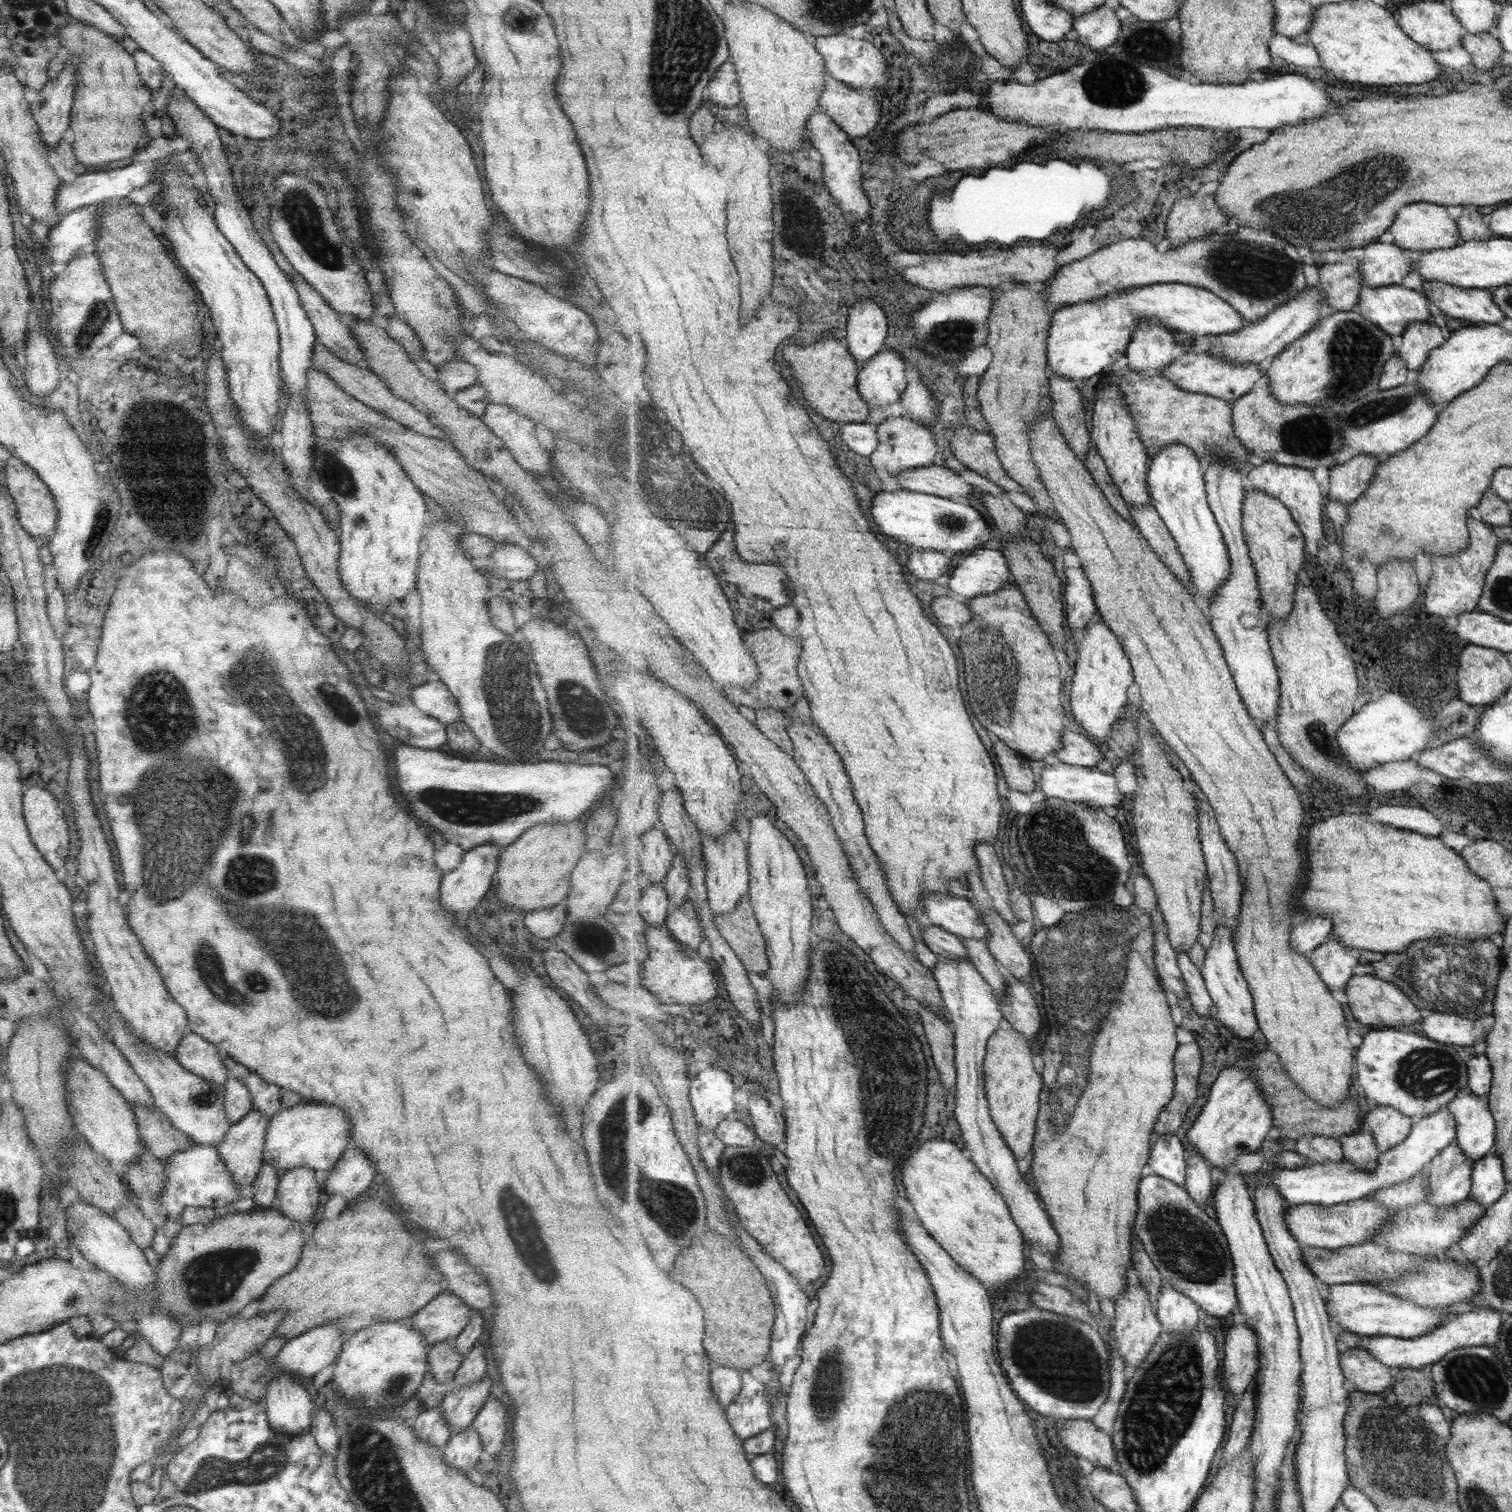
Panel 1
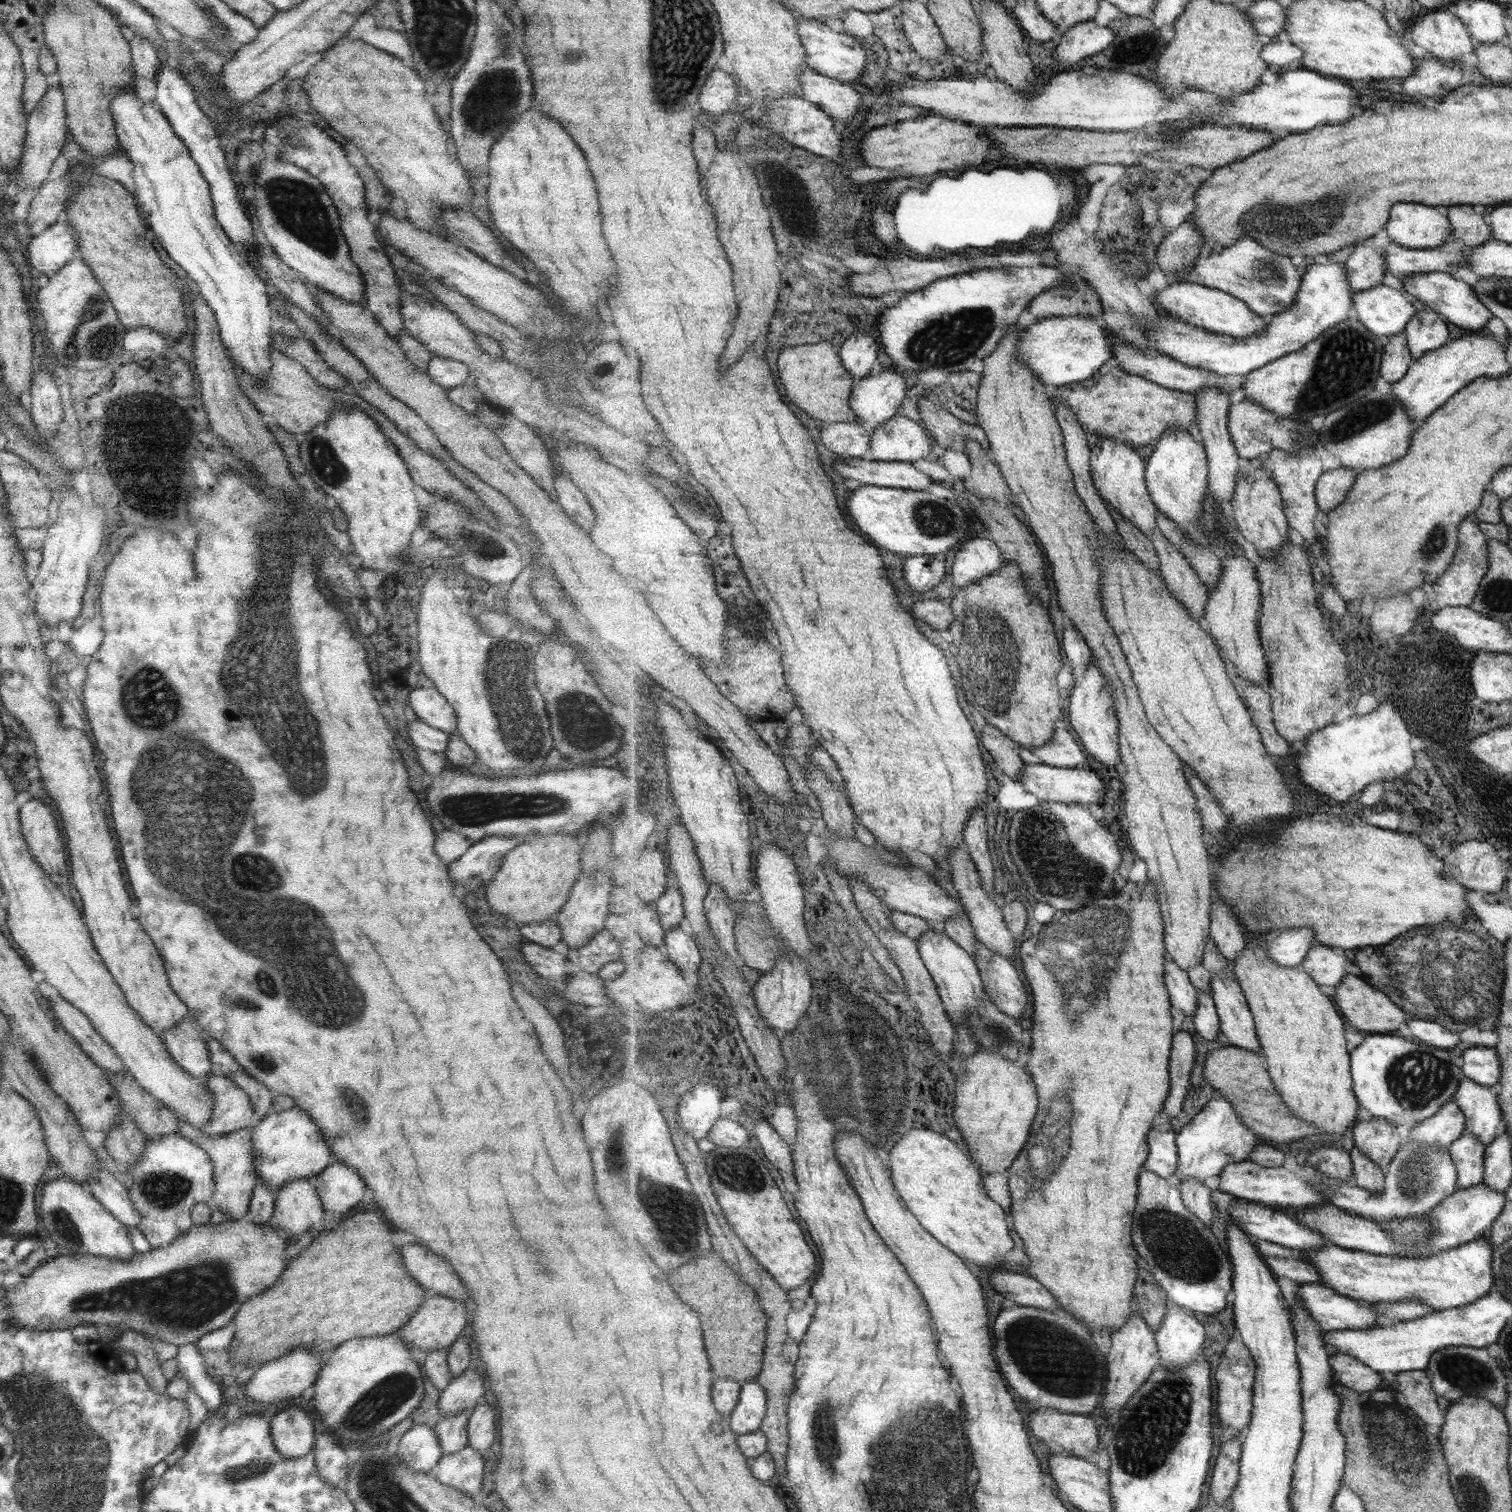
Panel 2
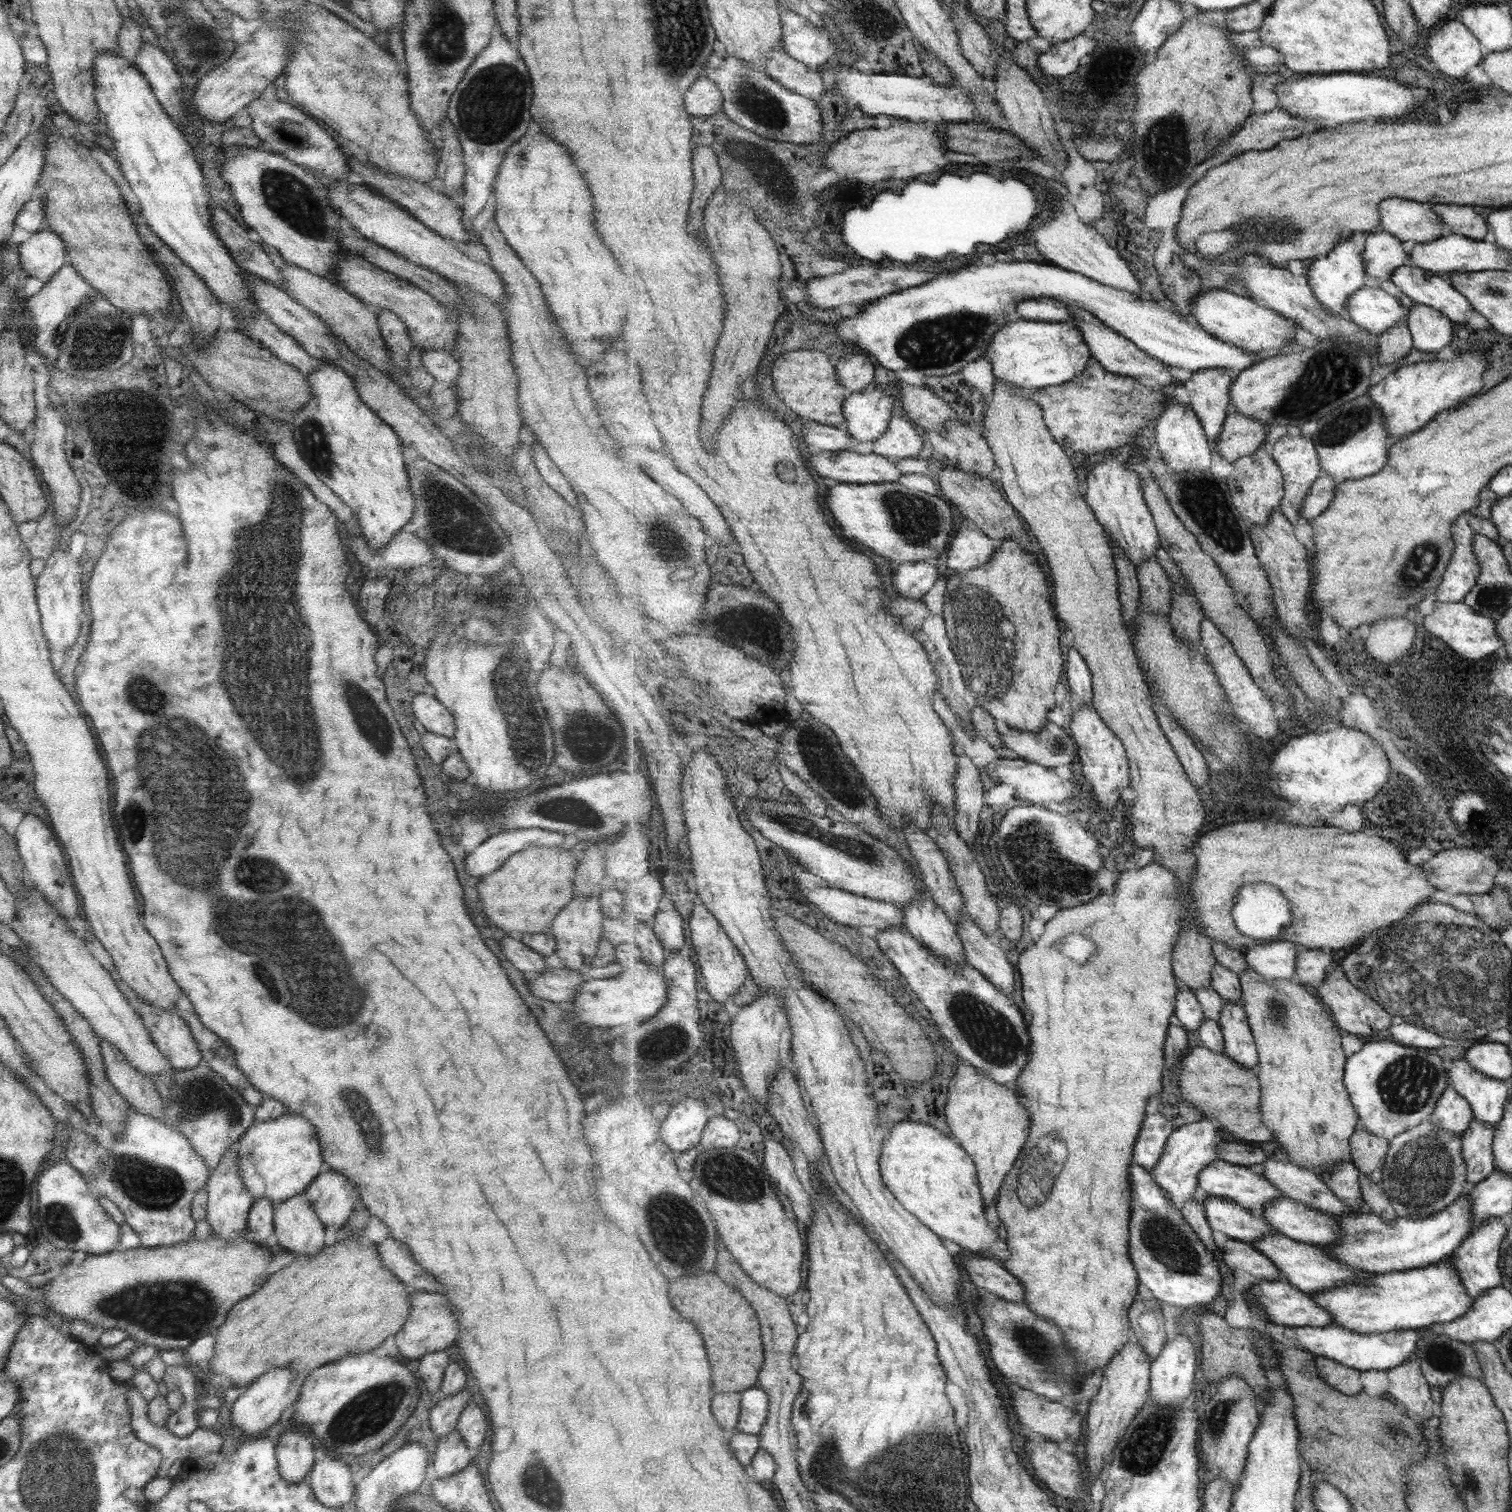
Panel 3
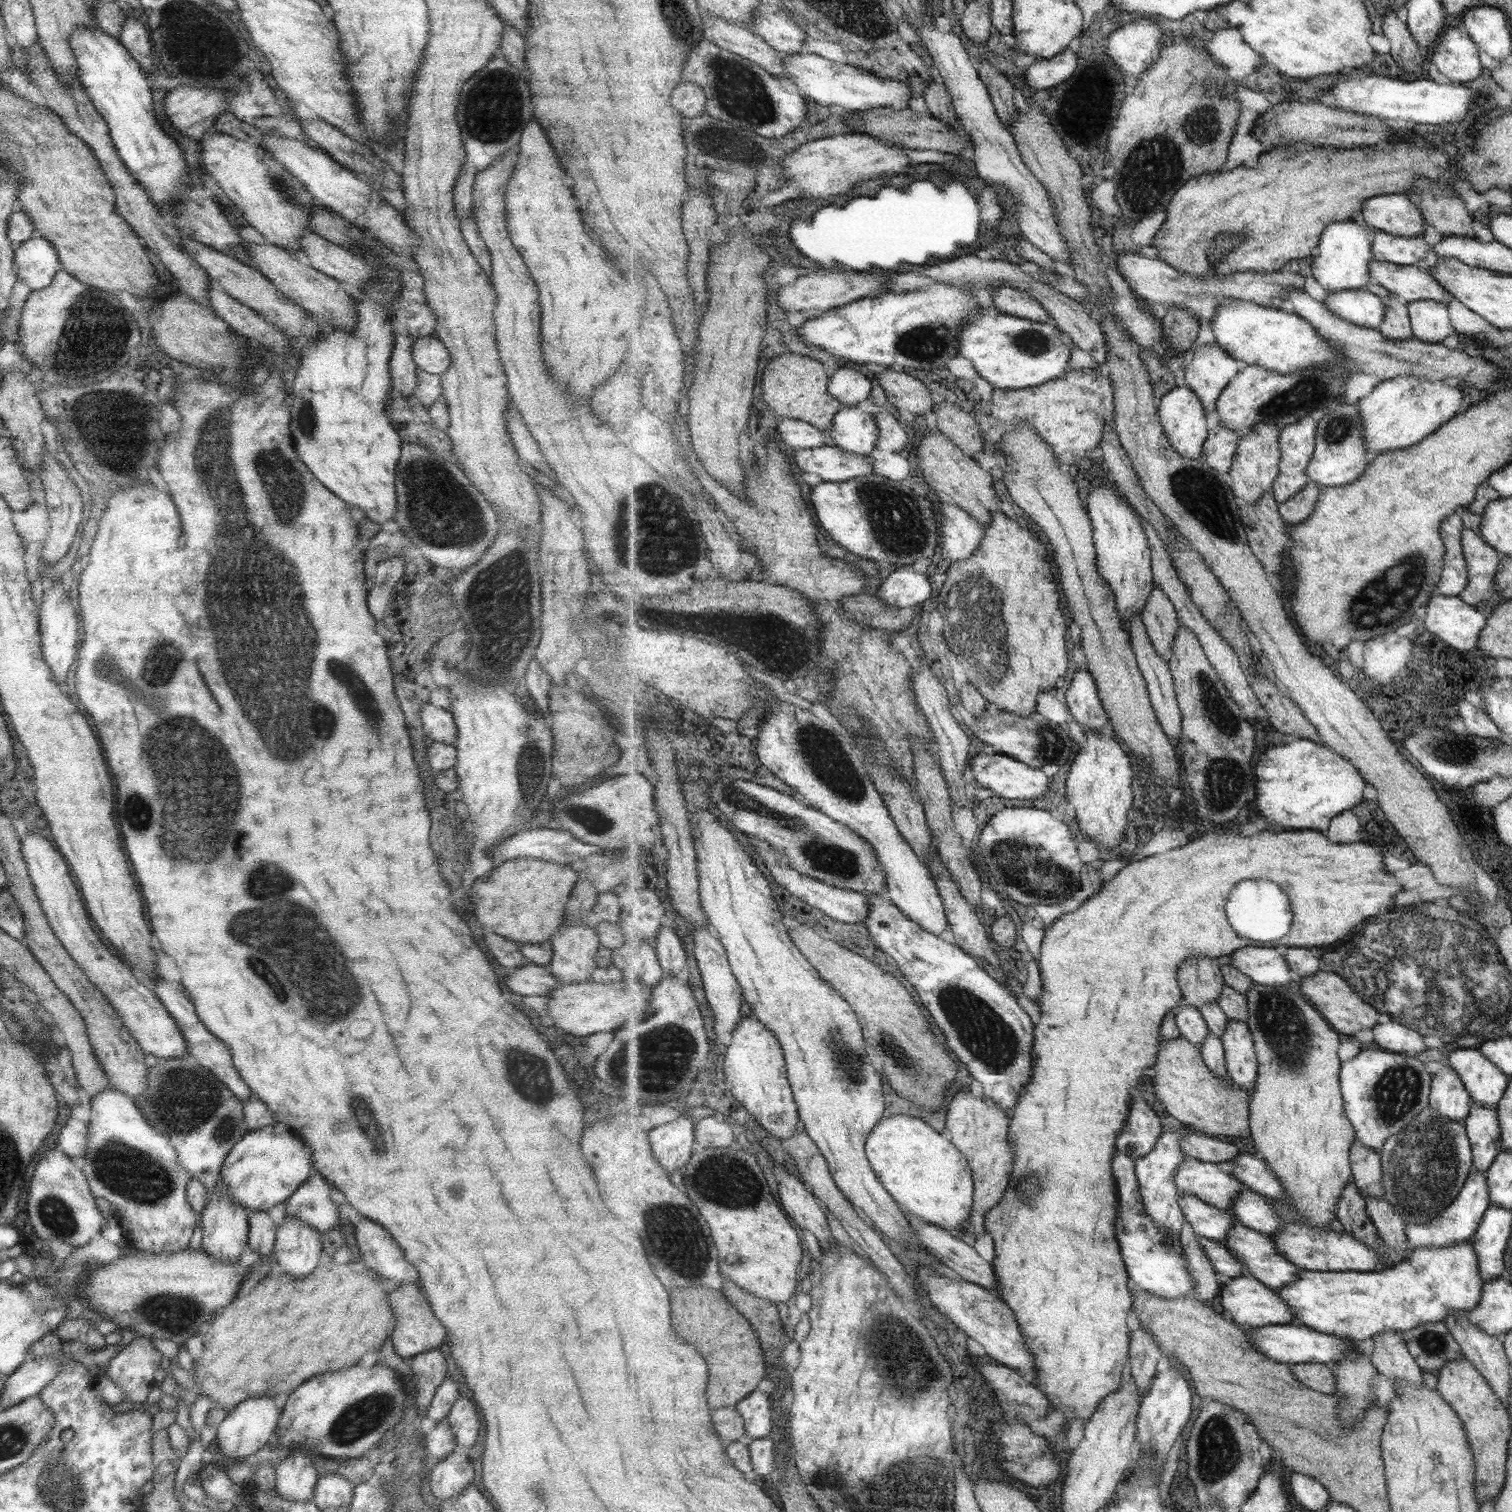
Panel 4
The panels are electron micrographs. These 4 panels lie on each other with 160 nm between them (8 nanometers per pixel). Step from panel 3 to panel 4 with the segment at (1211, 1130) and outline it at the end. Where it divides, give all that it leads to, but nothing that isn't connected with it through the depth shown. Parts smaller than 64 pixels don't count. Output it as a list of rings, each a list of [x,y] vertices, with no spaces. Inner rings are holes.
[[[1169,1131],[1163,1133],[1149,1154],[1136,1159],[1136,1173],[1140,1181],[1140,1193],[1145,1205],[1145,1212],[1162,1226],[1173,1237],[1180,1237],[1186,1224],[1184,1209],[1180,1205],[1181,1192],[1175,1184],[1174,1174],[1180,1164],[1188,1157],[1181,1150],[1180,1142],[1184,1140],[1185,1131]]]

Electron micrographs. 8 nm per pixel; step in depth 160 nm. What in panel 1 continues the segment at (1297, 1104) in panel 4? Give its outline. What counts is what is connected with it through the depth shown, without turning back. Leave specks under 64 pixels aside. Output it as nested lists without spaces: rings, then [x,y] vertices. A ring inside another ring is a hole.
[[[1046,412],[1046,414],[1042,414],[1040,418],[1036,418],[1034,424],[1030,424],[1030,435],[1032,438],[1033,460],[1037,463],[1038,469],[1040,470],[1041,479],[1043,479],[1043,483],[1045,484],[1045,490],[1048,491],[1049,496],[1051,496],[1053,500],[1055,513],[1063,520],[1064,526],[1070,534],[1071,547],[1075,549],[1075,553],[1080,558],[1080,562],[1087,573],[1088,579],[1092,582],[1098,614],[1102,617],[1105,624],[1120,638],[1121,644],[1124,646],[1125,654],[1128,655],[1132,662],[1135,682],[1140,688],[1140,696],[1142,699],[1141,709],[1145,712],[1146,718],[1152,722],[1158,734],[1166,740],[1166,743],[1169,744],[1179,755],[1179,758],[1189,767],[1192,779],[1196,783],[1199,783],[1199,786],[1203,789],[1203,792],[1207,795],[1212,807],[1215,809],[1222,835],[1238,856],[1237,860],[1240,866],[1245,892],[1242,896],[1242,911],[1233,934],[1234,942],[1236,943],[1237,957],[1239,957],[1240,960],[1241,971],[1244,972],[1245,979],[1248,979],[1249,987],[1252,988],[1253,999],[1255,999],[1256,1004],[1255,1009],[1258,1025],[1265,1039],[1267,1039],[1269,1044],[1268,1048],[1271,1048],[1279,1055],[1284,1067],[1288,1073],[1292,1075],[1292,1079],[1311,1096],[1313,1101],[1321,1104],[1321,1107],[1325,1107],[1325,1109],[1333,1109],[1337,1107],[1341,1101],[1345,1101],[1345,1099],[1348,1098],[1349,1090],[1351,1090],[1353,1060],[1355,1060],[1355,1058],[1353,1058],[1354,1046],[1353,1043],[1350,1042],[1348,1033],[1351,1029],[1349,1026],[1356,1025],[1352,1023],[1350,1014],[1345,1006],[1333,998],[1331,990],[1327,987],[1327,984],[1325,984],[1324,979],[1321,979],[1316,968],[1313,967],[1309,956],[1301,955],[1297,953],[1296,950],[1292,949],[1292,930],[1297,920],[1299,920],[1300,906],[1298,906],[1298,903],[1295,904],[1291,900],[1293,900],[1295,892],[1301,890],[1301,878],[1303,878],[1303,874],[1305,874],[1305,854],[1303,854],[1303,842],[1301,842],[1301,840],[1303,840],[1301,828],[1303,828],[1303,820],[1305,820],[1305,806],[1303,806],[1303,800],[1301,800],[1301,792],[1291,783],[1291,780],[1283,770],[1280,762],[1276,759],[1276,754],[1273,754],[1271,747],[1264,739],[1264,734],[1260,729],[1259,722],[1257,722],[1256,718],[1253,718],[1253,715],[1249,712],[1248,706],[1236,685],[1234,672],[1230,669],[1226,661],[1224,647],[1212,630],[1212,623],[1209,622],[1207,614],[1197,606],[1193,591],[1191,591],[1184,582],[1181,582],[1180,579],[1177,578],[1177,575],[1165,564],[1164,560],[1161,559],[1161,556],[1153,551],[1149,540],[1145,538],[1137,524],[1135,522],[1131,523],[1131,521],[1125,519],[1124,516],[1121,516],[1120,512],[1117,512],[1117,510],[1113,508],[1113,504],[1109,503],[1109,499],[1105,497],[1105,492],[1101,489],[1095,477],[1093,477],[1092,471],[1088,469],[1086,463],[1077,456],[1076,451],[1073,450],[1072,446],[1068,443],[1068,439],[1065,438],[1063,430],[1061,430],[1060,426],[1056,423],[1053,412]]]

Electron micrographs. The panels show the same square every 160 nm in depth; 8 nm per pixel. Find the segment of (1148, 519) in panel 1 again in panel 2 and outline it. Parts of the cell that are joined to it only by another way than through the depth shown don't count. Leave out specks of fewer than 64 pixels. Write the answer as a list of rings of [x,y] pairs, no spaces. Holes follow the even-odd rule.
[[[1158,526],[1151,540],[1157,550],[1162,576],[1168,583],[1169,590],[1184,603],[1184,607],[1193,618],[1201,620],[1205,616],[1211,595],[1204,579],[1197,574],[1187,557],[1171,543]]]

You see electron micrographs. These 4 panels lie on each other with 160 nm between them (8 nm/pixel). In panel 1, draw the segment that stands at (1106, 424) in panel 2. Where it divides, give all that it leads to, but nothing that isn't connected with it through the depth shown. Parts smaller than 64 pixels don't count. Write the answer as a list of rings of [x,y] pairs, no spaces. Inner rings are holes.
[[[1129,366],[1118,371],[1107,370],[1098,379],[1091,377],[1079,384],[1084,401],[1096,402],[1097,391],[1112,382],[1120,388],[1127,402],[1128,411],[1134,416],[1142,442],[1148,447],[1165,448],[1167,445],[1182,444],[1196,451],[1203,466],[1211,466],[1217,461],[1233,463],[1247,473],[1247,456],[1252,454],[1236,435],[1232,425],[1232,403],[1208,394],[1191,393],[1178,387],[1172,379],[1163,374],[1145,374],[1131,370]]]

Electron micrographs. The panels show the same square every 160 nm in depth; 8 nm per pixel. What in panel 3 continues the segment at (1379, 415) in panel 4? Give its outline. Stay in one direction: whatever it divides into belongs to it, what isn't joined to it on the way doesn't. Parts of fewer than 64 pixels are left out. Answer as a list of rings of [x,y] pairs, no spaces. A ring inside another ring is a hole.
[[[1482,350],[1462,351],[1453,360],[1433,360],[1402,366],[1389,374],[1378,385],[1368,390],[1368,395],[1380,406],[1389,435],[1389,445],[1419,432],[1440,412],[1449,410],[1475,396],[1483,388],[1483,374],[1487,360]]]

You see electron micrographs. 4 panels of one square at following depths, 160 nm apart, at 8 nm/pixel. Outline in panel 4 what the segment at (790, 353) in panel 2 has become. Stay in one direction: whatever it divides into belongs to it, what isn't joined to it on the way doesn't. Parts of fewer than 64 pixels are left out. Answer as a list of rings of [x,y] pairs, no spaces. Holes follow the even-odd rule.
[[[783,354],[775,358],[762,374],[761,400],[768,405],[775,416],[803,420],[819,430],[829,432],[834,426],[836,414],[843,408],[829,390],[830,378],[825,364],[801,354]]]

